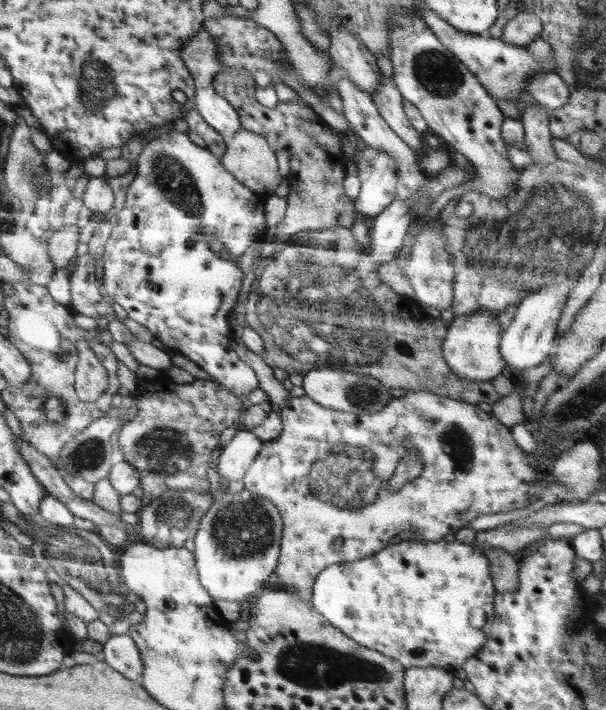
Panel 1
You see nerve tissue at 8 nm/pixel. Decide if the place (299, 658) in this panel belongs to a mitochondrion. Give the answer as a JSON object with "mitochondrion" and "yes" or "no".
{"mitochondrion":"yes"}

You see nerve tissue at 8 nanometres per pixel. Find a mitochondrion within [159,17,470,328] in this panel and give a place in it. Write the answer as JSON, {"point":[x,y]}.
{"point":[438,74]}

